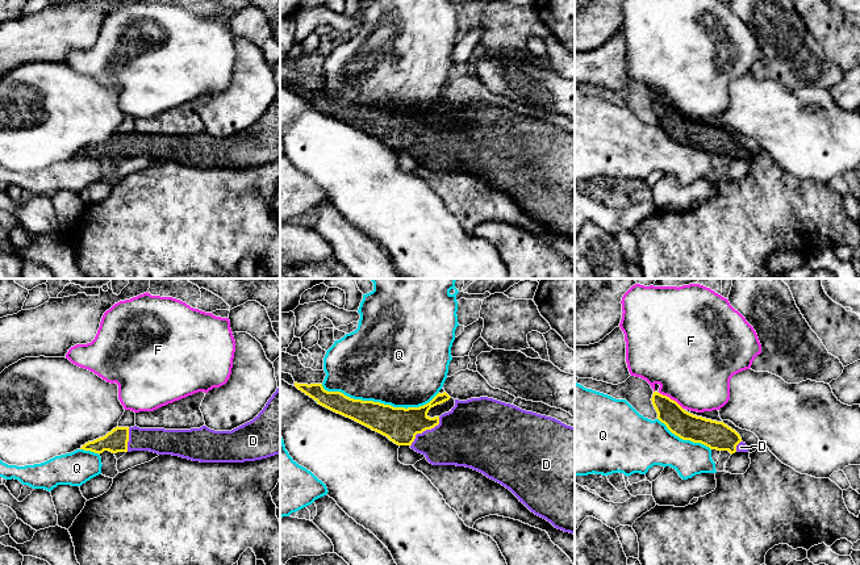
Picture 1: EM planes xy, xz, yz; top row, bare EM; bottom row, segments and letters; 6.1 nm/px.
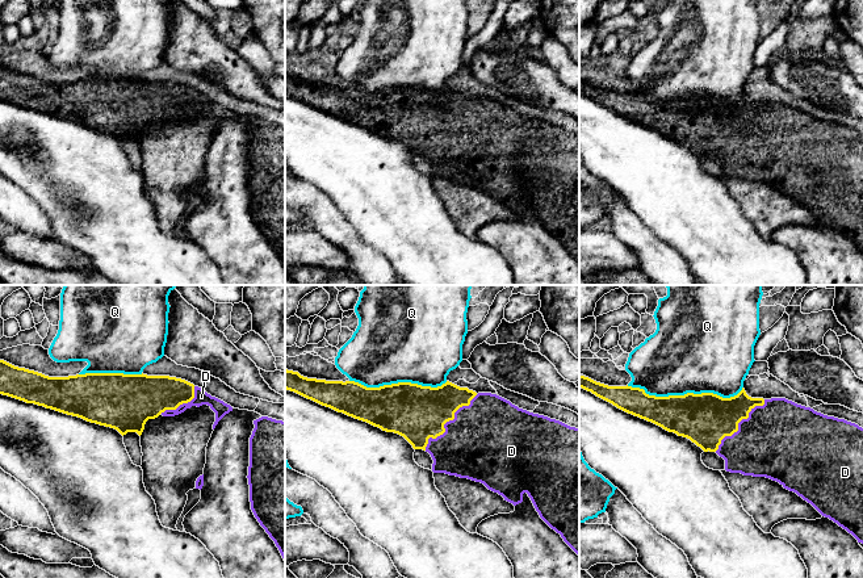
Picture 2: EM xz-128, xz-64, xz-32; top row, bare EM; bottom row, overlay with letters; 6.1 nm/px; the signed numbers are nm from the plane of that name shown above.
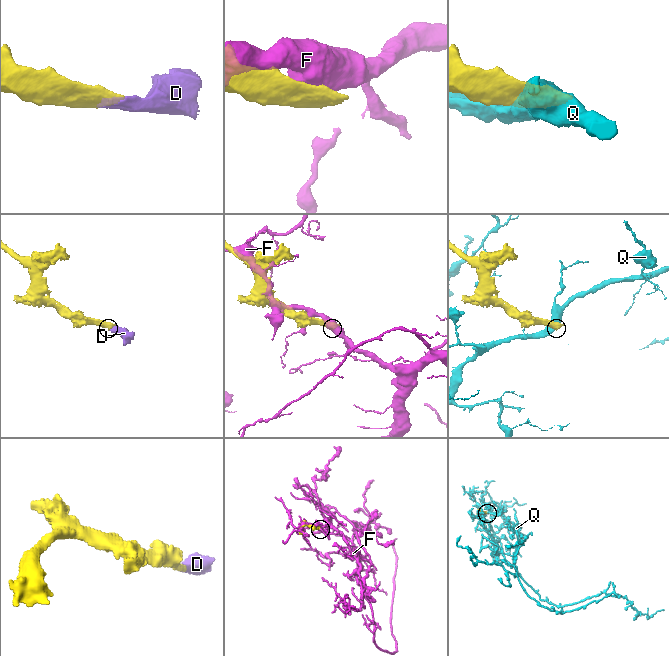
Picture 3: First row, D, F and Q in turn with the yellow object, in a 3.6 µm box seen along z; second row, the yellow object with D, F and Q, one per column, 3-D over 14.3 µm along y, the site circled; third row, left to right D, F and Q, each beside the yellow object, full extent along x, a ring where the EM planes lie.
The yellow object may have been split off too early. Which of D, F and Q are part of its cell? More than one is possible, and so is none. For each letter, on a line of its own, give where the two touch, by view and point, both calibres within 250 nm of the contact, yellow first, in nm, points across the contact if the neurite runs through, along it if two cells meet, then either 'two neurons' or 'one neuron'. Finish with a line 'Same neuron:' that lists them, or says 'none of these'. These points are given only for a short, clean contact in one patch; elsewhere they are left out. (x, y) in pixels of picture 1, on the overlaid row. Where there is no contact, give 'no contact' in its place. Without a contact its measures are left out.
D: meets yellow in xz at (425, 430); 220 nm thick on the yellow side, 360 nm on the other; one neuron
F: meets yellow in yz at (669, 398); 160 nm thick on the yellow side, 480 nm on the other; two neurons
Q: meets yellow in xz at (379, 402); 220 nm thick on the yellow side, 500 nm on the other; two neurons
Same neuron: D

